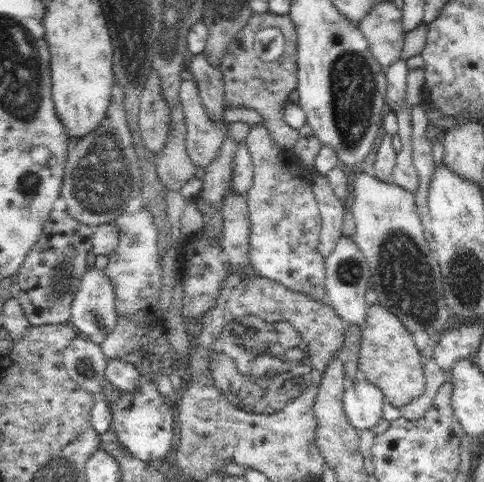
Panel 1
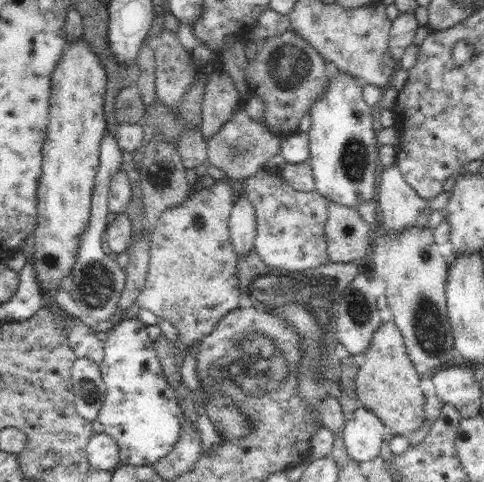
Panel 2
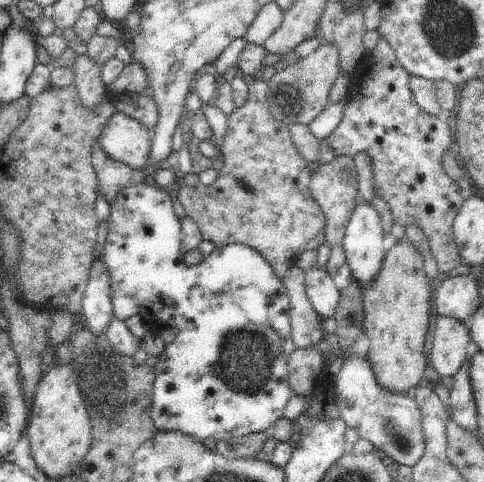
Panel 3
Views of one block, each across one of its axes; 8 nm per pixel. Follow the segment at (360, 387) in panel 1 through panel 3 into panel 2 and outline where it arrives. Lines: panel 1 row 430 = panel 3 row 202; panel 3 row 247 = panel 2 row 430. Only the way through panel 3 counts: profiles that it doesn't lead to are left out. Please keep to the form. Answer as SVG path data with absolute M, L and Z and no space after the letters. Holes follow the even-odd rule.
M349 388L347 392L341 394L341 402L343 402L343 416L345 416L345 428L343 428L343 444L347 448L347 454L357 460L359 464L361 462L371 462L373 458L379 456L379 444L383 444L383 422L375 416L375 412L371 412L369 408L363 406L363 402L357 398L357 394L353 394L353 388L351 388L351 394L349 394Z

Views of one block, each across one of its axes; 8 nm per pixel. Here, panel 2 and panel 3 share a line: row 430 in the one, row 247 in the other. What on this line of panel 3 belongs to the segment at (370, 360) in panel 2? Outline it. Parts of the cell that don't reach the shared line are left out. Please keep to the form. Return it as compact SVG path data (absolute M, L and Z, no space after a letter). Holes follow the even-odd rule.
M401 240L389 248L389 252L381 264L381 272L379 272L377 280L373 282L373 286L369 290L363 290L365 318L363 318L361 328L369 340L367 360L375 374L377 386L387 390L389 394L411 394L417 386L423 386L423 370L427 366L423 360L423 340L425 340L425 334L429 328L427 326L429 296L431 296L429 292L431 292L431 286L429 286L427 274L423 272L423 258L415 250L415 246L407 240Z

